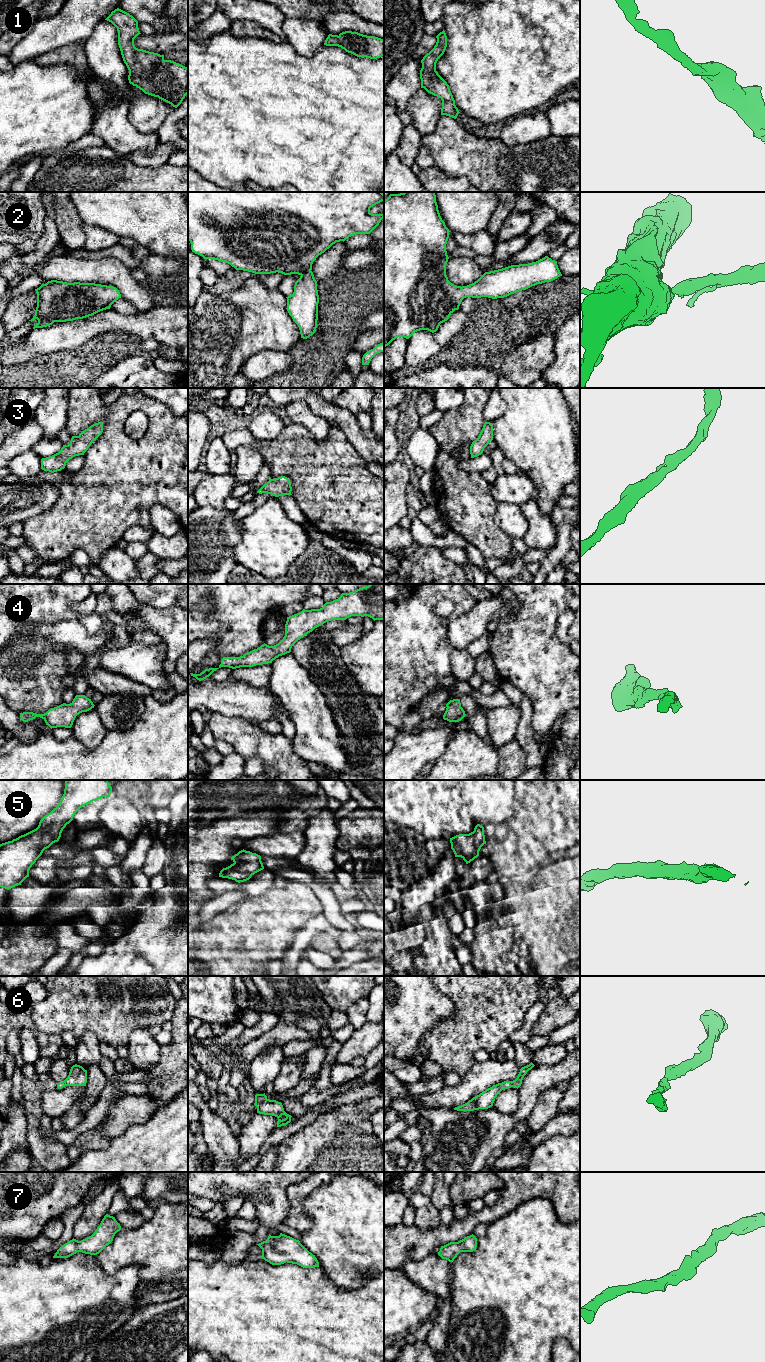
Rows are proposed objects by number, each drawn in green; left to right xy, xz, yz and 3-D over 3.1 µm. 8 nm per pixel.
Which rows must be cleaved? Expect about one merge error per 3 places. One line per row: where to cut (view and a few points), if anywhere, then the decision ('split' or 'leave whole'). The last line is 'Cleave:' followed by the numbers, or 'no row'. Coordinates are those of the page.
1: cut none; leave whole
2: cut none; leave whole
3: cut none; leave whole
4: cut none; leave whole
5: cut none; leave whole
6: cut none; leave whole
7: cut none; leave whole
Cleave: no row

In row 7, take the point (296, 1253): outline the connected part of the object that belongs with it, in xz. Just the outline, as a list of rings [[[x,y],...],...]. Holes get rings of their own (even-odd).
[[[280,1233],[279,1236],[269,1234],[266,1241],[257,1244],[262,1249],[261,1258],[272,1265],[284,1263],[297,1264],[303,1268],[319,1267],[315,1255],[309,1252],[299,1240]]]

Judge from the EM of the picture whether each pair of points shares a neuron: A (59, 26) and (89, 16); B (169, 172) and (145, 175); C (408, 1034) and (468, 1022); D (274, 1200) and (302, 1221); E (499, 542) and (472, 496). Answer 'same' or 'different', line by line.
A: same
B: same
C: different
D: different
E: same

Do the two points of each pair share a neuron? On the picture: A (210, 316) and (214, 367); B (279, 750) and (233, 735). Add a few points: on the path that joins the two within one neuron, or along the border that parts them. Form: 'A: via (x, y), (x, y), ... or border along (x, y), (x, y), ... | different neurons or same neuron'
A: via (214, 329), (214, 354) | same neuron
B: via (268, 746), (250, 741), (244, 736) | same neuron

